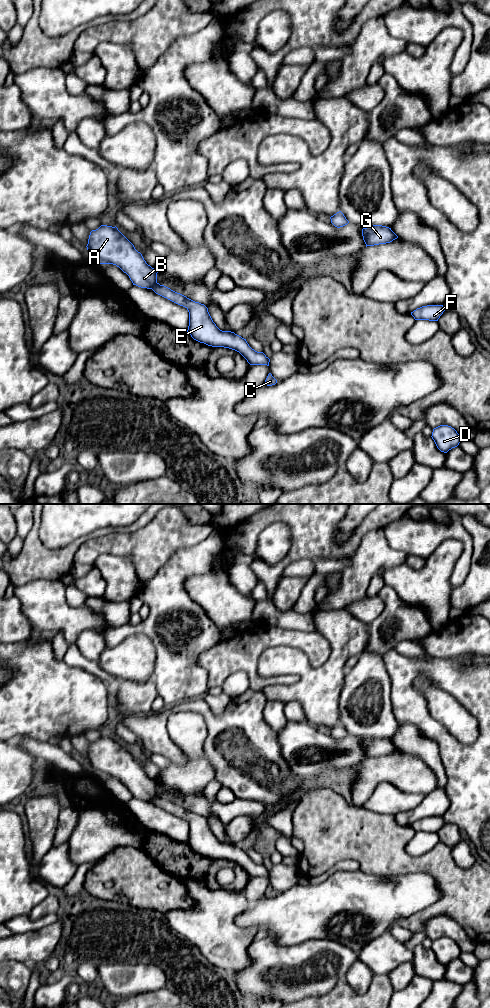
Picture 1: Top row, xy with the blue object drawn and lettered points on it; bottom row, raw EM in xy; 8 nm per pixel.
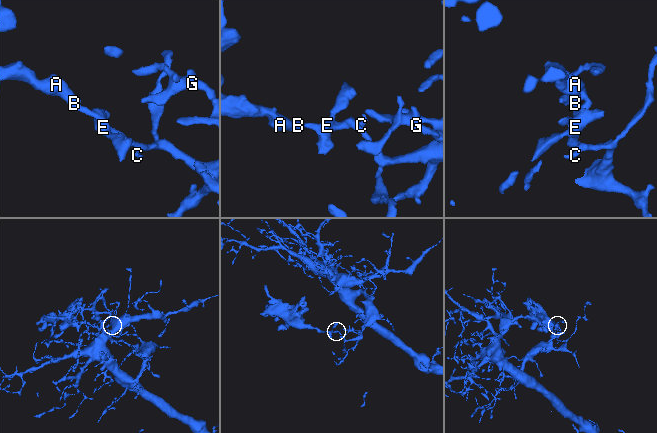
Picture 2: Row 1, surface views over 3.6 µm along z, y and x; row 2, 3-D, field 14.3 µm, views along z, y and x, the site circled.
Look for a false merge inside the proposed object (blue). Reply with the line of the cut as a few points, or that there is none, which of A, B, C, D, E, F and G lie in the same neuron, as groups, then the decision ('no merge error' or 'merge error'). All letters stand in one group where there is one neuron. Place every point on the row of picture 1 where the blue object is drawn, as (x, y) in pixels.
cut in xy along (156, 282), (150, 288); A B / C D E F G; merge error

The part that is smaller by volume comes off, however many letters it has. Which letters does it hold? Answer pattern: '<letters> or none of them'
A, B

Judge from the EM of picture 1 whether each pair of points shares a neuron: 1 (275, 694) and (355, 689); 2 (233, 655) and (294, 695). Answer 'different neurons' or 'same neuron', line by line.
1: different neurons
2: different neurons

